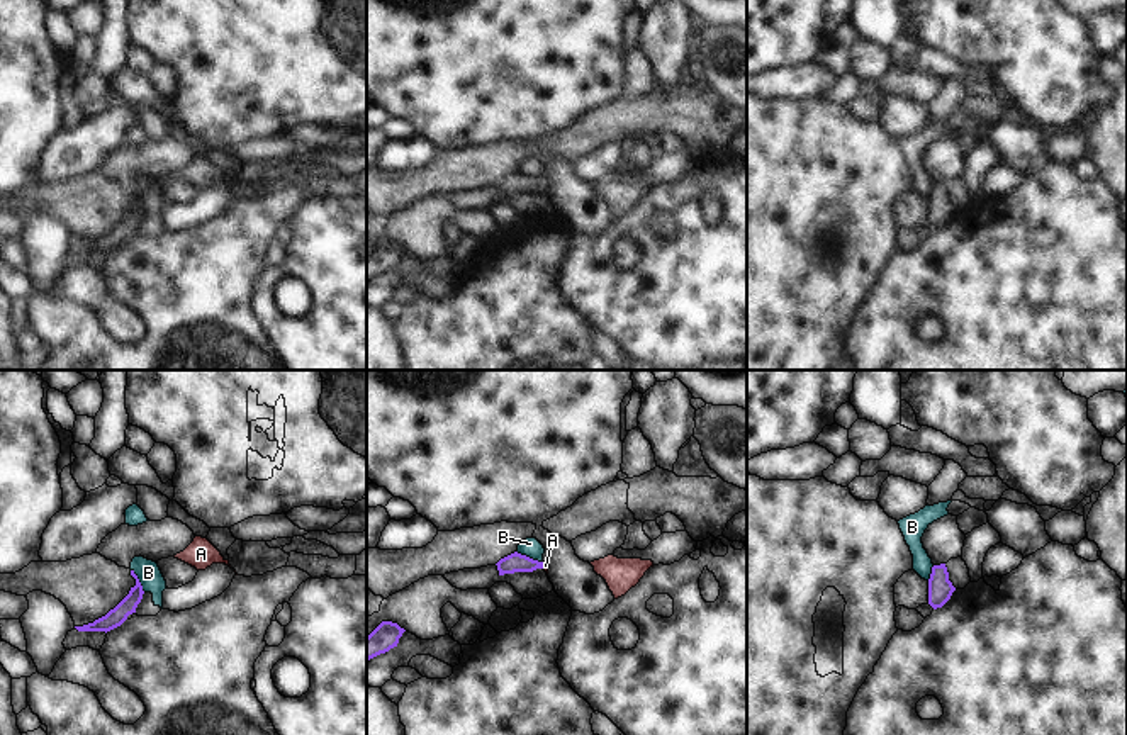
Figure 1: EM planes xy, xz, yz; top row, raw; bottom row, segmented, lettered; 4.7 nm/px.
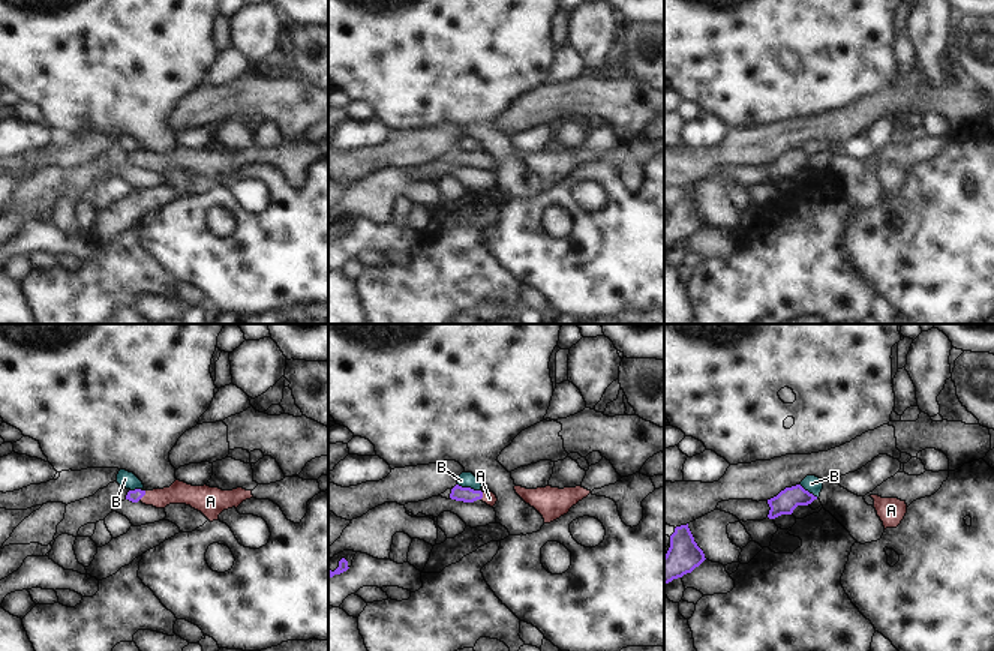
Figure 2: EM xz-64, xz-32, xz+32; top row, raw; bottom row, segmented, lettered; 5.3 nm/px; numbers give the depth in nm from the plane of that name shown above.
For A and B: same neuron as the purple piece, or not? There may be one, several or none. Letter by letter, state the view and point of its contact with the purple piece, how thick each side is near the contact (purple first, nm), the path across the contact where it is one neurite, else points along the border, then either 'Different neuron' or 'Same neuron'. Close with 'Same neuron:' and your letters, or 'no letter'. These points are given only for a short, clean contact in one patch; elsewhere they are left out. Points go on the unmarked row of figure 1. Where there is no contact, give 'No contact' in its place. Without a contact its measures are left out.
A: Touches purple at xz (542, 185). Thickness 90 nm (purple) against 30 nm. Path across: xz (515, 182), (542, 185), (545, 185). Same neuron
B: Touches purple at xz (528, 177). Thickness 90 nm (purple) against 90 nm. Boundary: xz (516, 170), (542, 182). Different neuron
Same neuron: A

